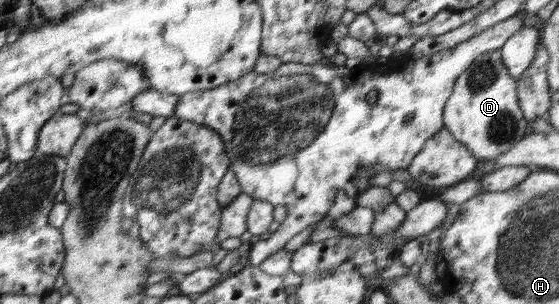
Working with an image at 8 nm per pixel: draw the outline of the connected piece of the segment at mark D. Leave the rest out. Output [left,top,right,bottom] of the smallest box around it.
[445,49,527,161]

